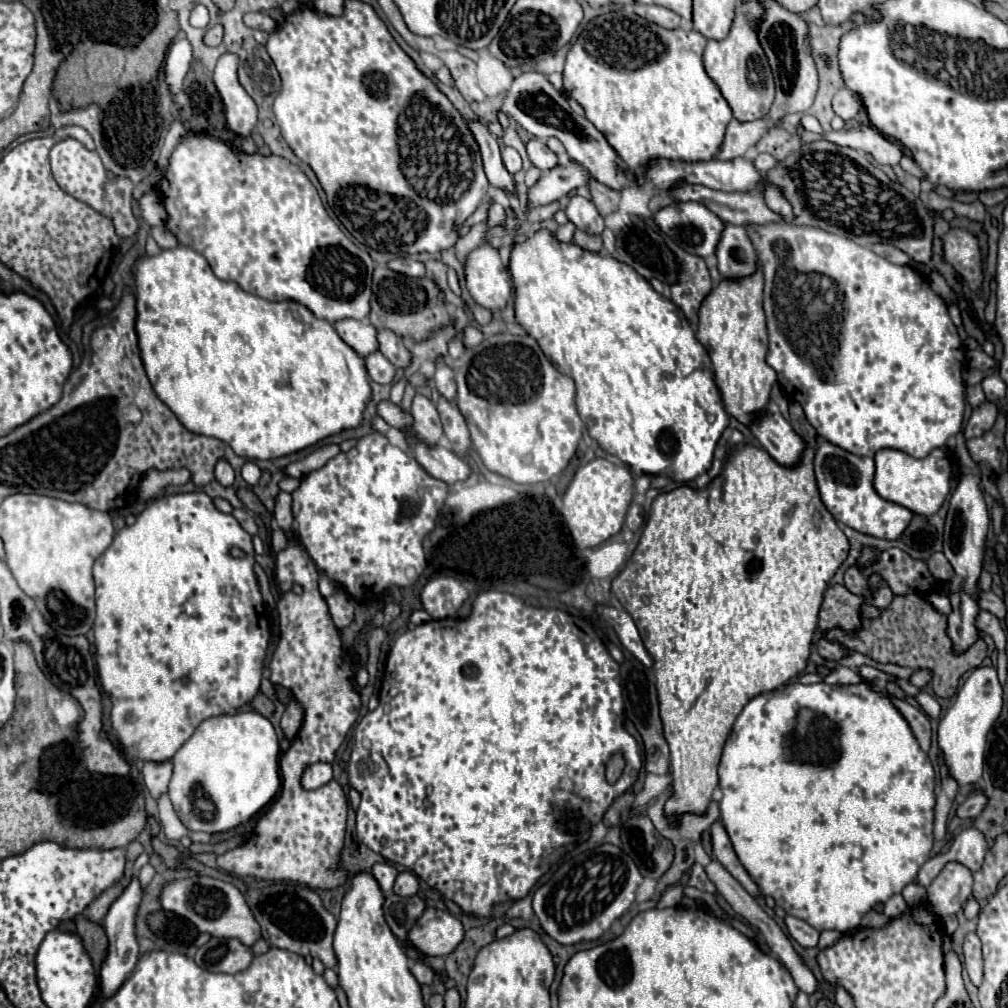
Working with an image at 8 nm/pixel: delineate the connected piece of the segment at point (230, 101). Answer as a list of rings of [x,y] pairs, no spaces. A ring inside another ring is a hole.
[[[221,54],[213,72],[213,82],[223,98],[227,126],[241,136],[251,134],[253,126],[257,124],[257,104],[245,92],[237,78],[239,56],[237,54]]]

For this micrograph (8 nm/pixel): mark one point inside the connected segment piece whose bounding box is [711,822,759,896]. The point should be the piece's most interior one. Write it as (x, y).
(722, 850)

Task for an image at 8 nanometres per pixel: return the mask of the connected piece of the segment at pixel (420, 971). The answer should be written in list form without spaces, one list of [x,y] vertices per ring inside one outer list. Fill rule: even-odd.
[[[413,962],[411,972],[413,972],[413,976],[417,978],[419,984],[431,984],[433,982],[433,970],[423,962]]]

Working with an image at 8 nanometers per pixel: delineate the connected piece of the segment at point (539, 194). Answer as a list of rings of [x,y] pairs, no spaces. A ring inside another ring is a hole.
[[[571,160],[567,166],[559,164],[541,174],[541,178],[527,190],[527,210],[545,206],[553,200],[569,196],[573,190],[585,186],[593,176],[579,162]]]

